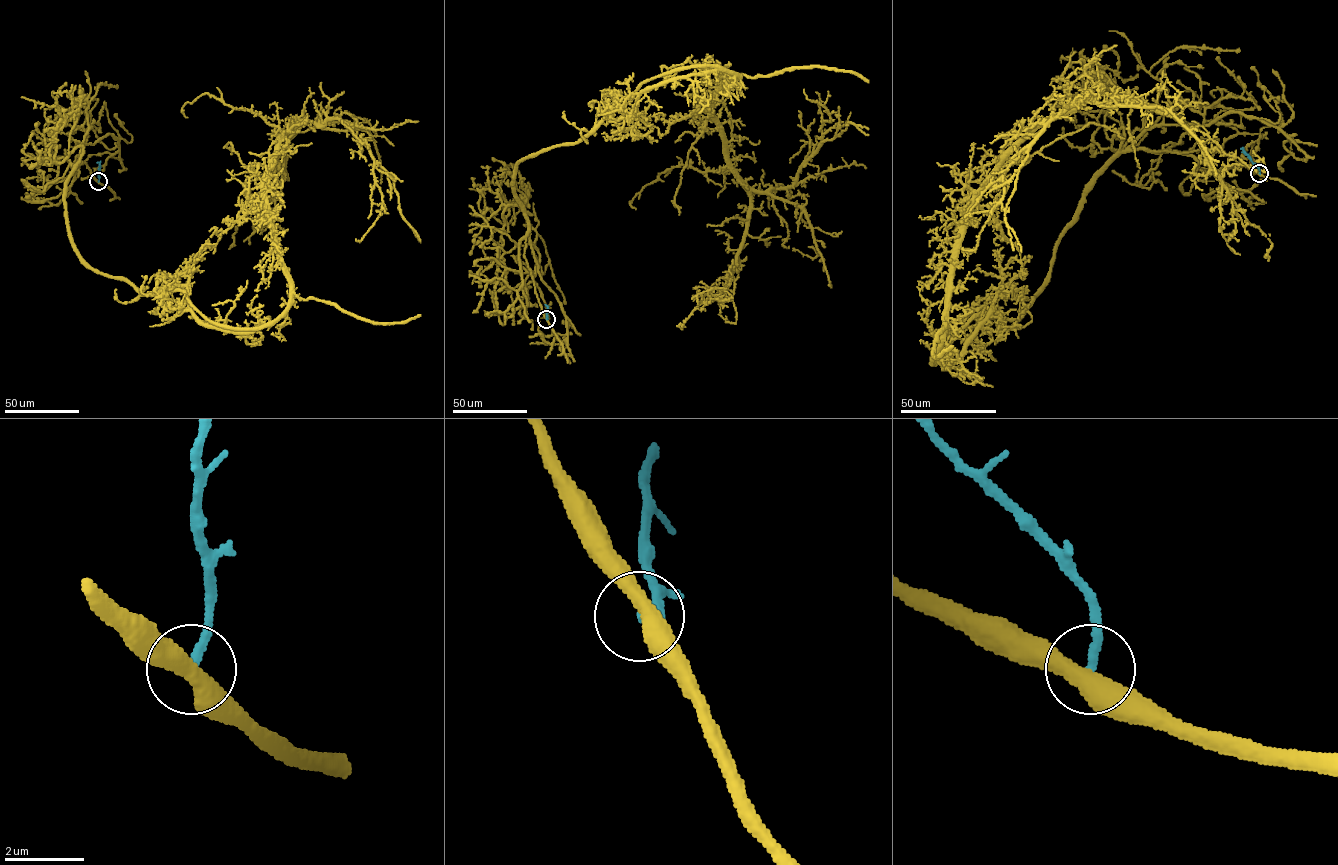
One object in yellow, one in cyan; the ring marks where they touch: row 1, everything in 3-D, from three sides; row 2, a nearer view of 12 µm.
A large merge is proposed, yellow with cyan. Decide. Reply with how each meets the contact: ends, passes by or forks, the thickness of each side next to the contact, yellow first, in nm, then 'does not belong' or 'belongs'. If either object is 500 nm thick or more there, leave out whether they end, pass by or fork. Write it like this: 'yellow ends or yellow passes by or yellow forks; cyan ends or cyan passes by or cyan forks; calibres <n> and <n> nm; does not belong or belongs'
yellow passes by; cyan ends; calibres 440 and 220 nm; does not belong

